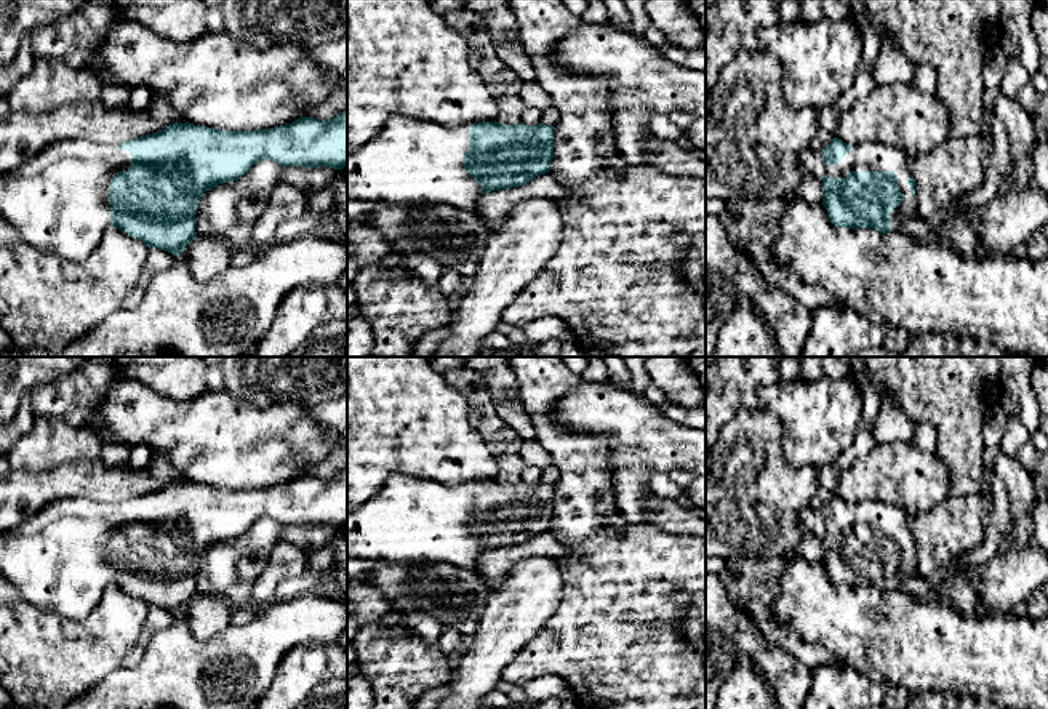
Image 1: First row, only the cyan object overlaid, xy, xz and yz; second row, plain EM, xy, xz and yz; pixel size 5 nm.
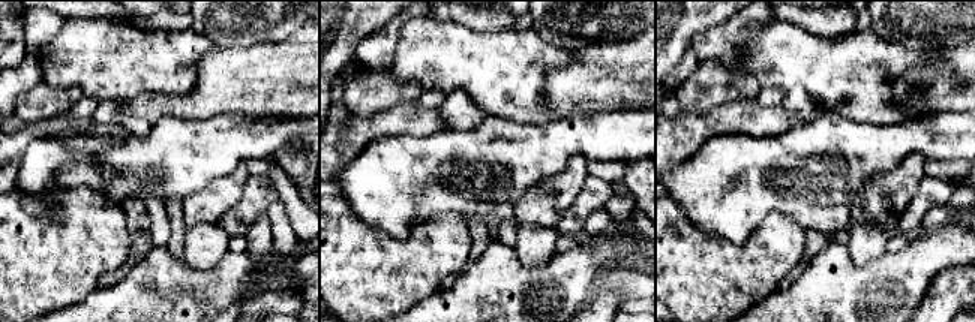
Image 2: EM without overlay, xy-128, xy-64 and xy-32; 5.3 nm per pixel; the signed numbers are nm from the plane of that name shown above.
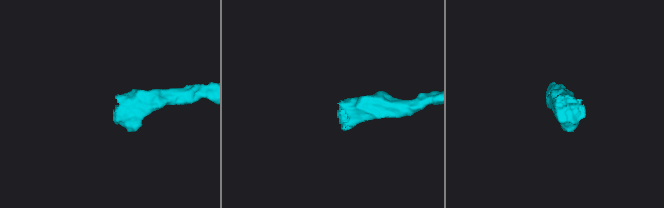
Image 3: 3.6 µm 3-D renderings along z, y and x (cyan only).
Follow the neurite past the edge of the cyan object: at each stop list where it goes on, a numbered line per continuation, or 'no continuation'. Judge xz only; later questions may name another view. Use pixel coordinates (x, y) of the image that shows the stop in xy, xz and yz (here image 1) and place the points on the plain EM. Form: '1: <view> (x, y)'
1: xz (408, 519)

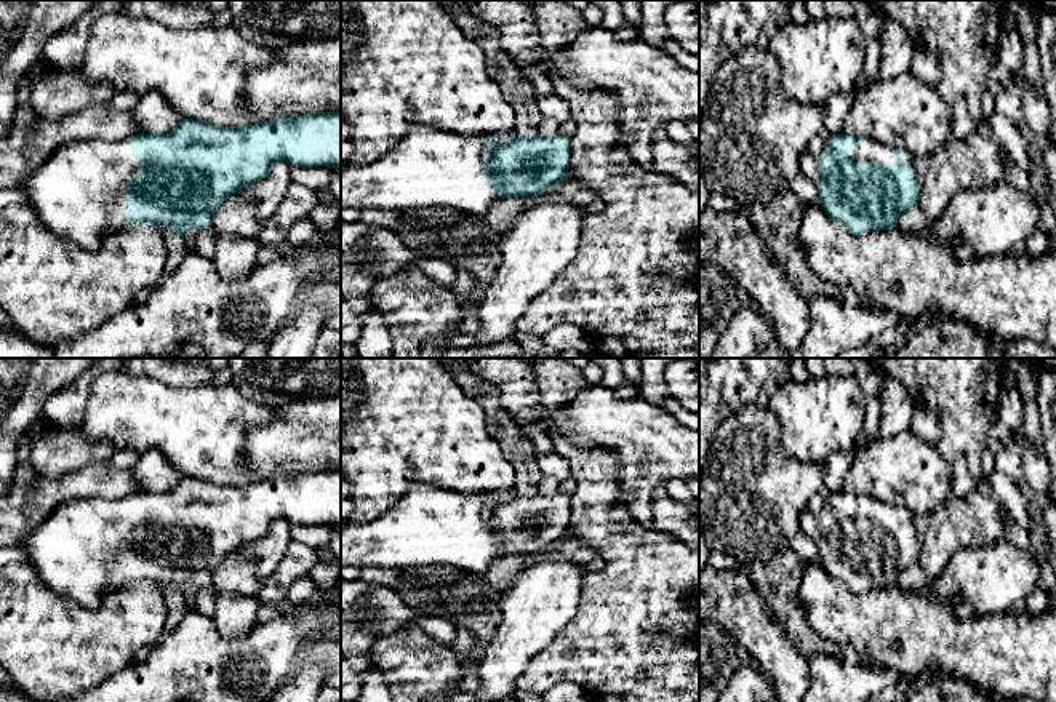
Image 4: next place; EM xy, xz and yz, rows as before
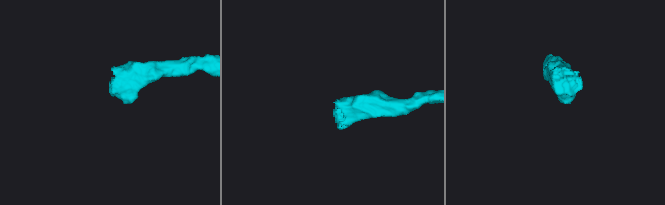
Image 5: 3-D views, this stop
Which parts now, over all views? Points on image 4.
1: xy (79, 552)

